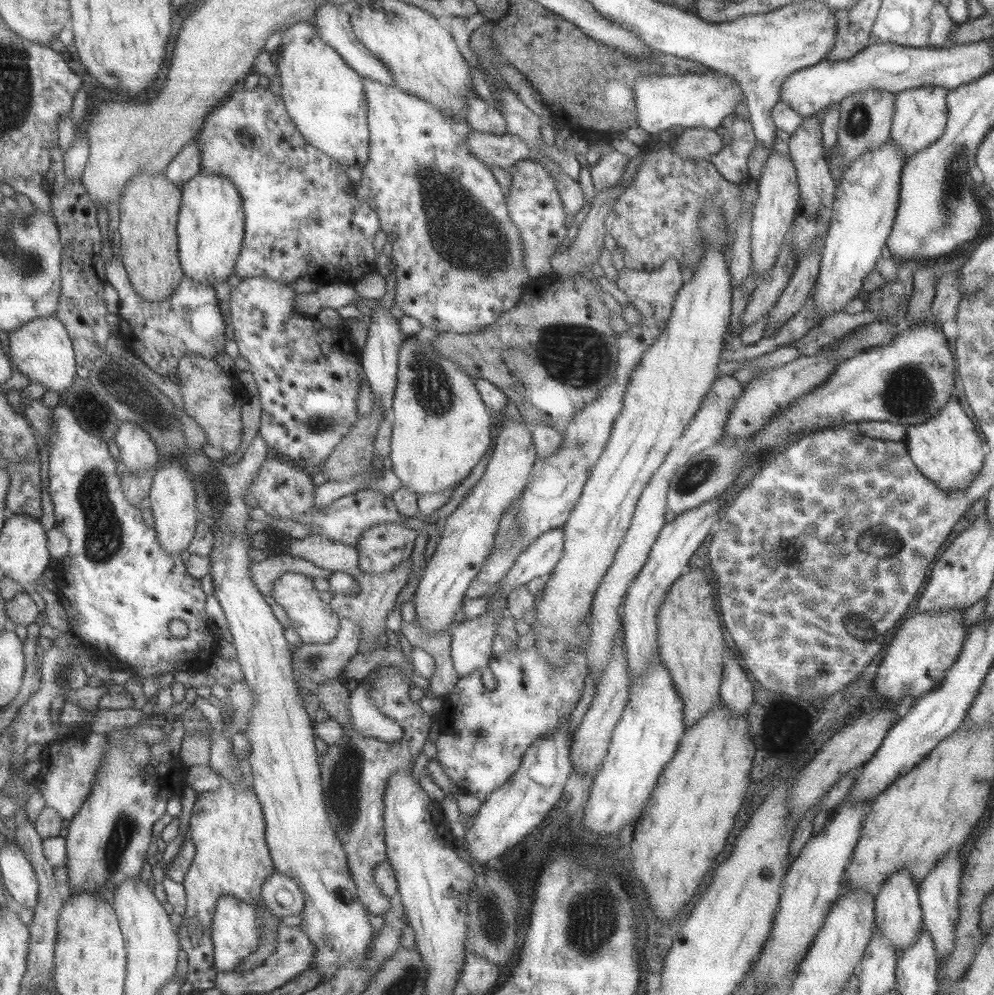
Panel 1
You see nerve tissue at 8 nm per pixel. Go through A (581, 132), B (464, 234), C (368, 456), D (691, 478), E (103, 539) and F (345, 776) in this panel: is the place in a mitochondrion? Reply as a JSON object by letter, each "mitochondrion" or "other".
{"A":"other","B":"mitochondrion","C":"other","D":"mitochondrion","E":"mitochondrion","F":"mitochondrion"}

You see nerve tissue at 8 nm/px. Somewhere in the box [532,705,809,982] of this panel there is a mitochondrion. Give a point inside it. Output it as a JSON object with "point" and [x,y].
{"point":[592,917]}

